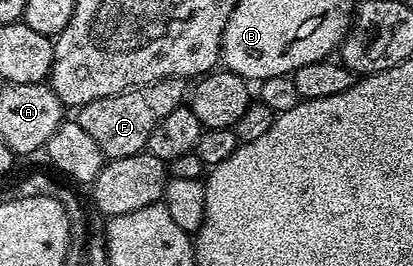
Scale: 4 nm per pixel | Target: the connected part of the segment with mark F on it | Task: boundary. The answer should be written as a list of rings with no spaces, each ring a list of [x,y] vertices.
[[[169,76],[140,88],[128,88],[126,91],[109,96],[96,98],[77,109],[76,119],[80,126],[100,146],[103,157],[115,160],[128,158],[128,154],[146,151],[152,130],[172,114],[172,110],[183,107],[188,96],[188,84],[181,76]]]

